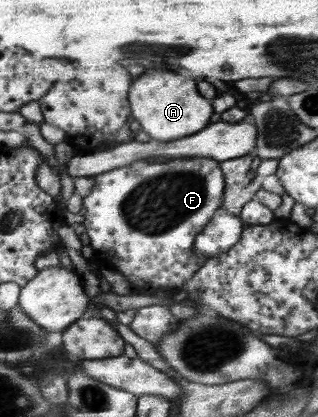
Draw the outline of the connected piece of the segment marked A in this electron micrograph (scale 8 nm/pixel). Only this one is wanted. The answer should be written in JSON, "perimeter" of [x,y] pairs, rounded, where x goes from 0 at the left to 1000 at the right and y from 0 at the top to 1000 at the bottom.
{"perimeter":[[[465,168],[440,187],[415,192],[415,211],[403,216],[412,273],[440,295],[443,312],[484,333],[544,338],[629,317],[667,283],[667,249],[623,225],[616,206],[616,192],[572,177]]]}

